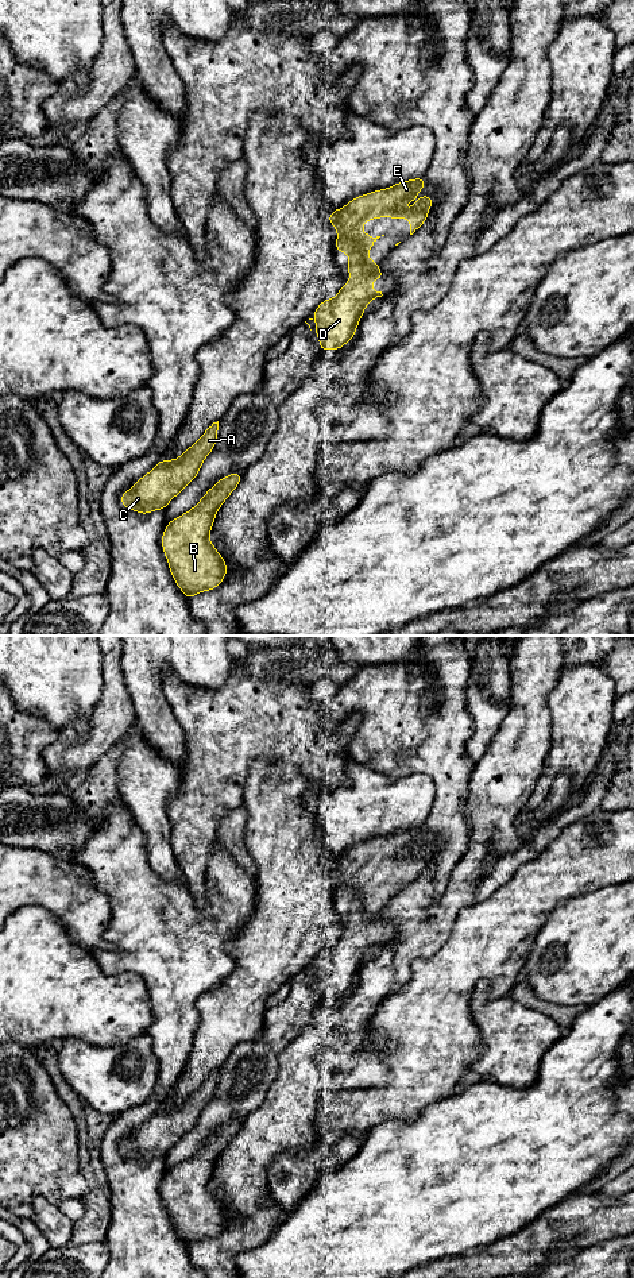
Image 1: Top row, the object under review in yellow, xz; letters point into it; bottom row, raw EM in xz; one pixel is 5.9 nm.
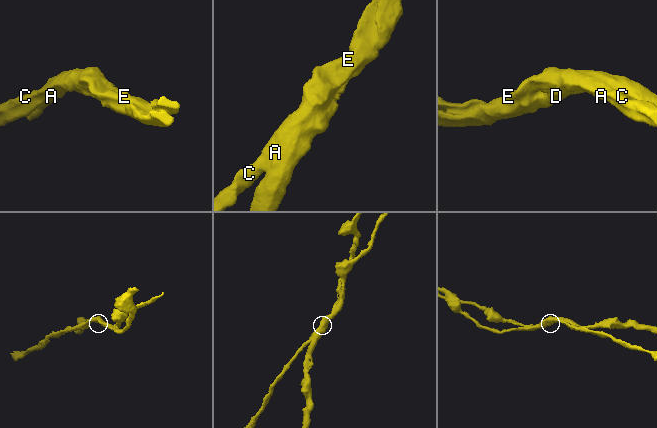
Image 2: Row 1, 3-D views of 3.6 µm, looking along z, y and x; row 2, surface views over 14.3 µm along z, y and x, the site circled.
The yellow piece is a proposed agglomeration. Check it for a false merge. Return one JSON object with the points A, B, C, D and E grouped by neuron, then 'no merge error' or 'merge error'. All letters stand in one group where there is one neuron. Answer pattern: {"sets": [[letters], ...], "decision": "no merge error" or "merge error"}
{"sets": [["A", "C", "E"], ["B", "D"]], "decision": "merge error"}

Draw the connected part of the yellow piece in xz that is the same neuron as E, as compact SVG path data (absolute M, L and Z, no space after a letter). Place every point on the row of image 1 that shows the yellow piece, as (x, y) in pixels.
M424 177L359 196L344 208L335 209L328 216L328 221L337 229L337 240L351 240L360 244L360 256L364 267L374 270L379 265L375 260L370 260L366 255L380 236L372 238L364 233L362 227L367 220L382 219L387 215L390 219L409 219L410 235L413 235L428 219L433 200L430 196L422 196L415 206L407 211L401 206L411 201L422 188L426 188Z

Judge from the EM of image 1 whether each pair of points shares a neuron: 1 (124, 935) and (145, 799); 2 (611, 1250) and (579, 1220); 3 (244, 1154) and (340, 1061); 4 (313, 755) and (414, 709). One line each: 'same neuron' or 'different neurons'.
1: different neurons
2: different neurons
3: same neuron
4: different neurons

